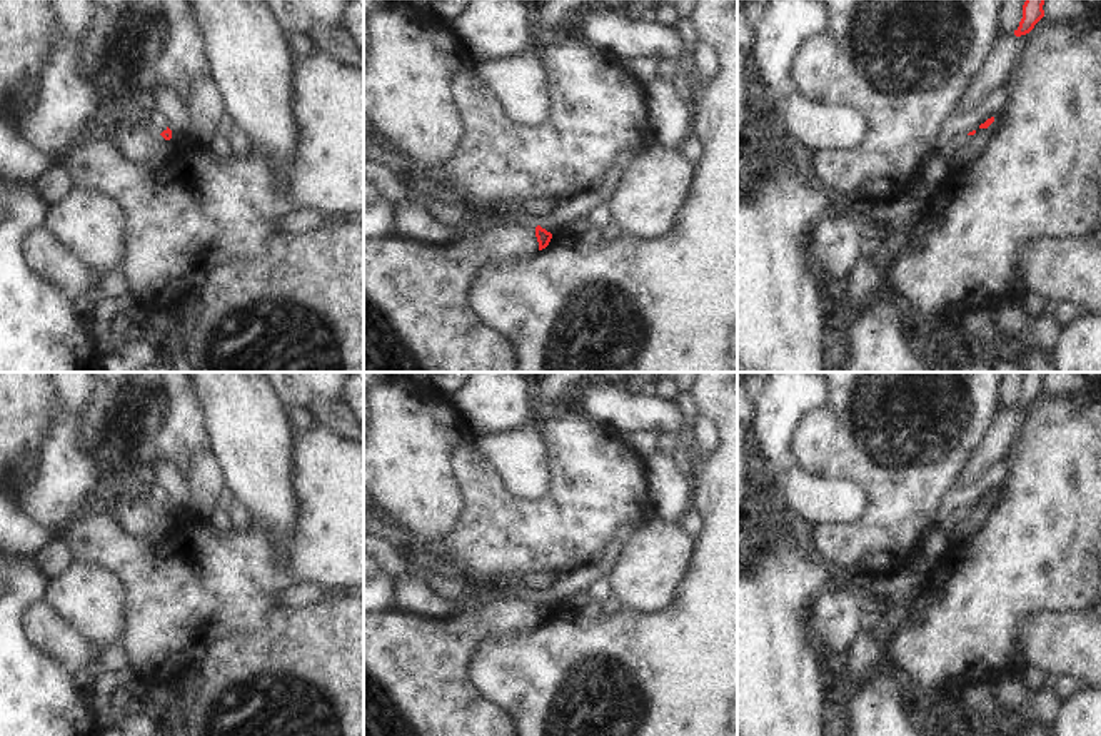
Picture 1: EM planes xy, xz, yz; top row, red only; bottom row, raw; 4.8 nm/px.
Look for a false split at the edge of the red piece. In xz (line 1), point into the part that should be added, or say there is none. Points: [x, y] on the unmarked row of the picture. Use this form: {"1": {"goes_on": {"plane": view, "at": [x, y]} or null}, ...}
{"1": {"goes_on": null}}

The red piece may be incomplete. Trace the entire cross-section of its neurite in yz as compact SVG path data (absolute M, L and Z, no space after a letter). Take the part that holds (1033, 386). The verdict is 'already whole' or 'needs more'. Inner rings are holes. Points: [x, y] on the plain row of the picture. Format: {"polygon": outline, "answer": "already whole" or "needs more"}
{"polygon": "M1026 372L1023 379L1023 392L1019 401L1014 404L1016 411L1029 407L1034 399L1044 391L1044 372Z", "answer": "already whole"}

